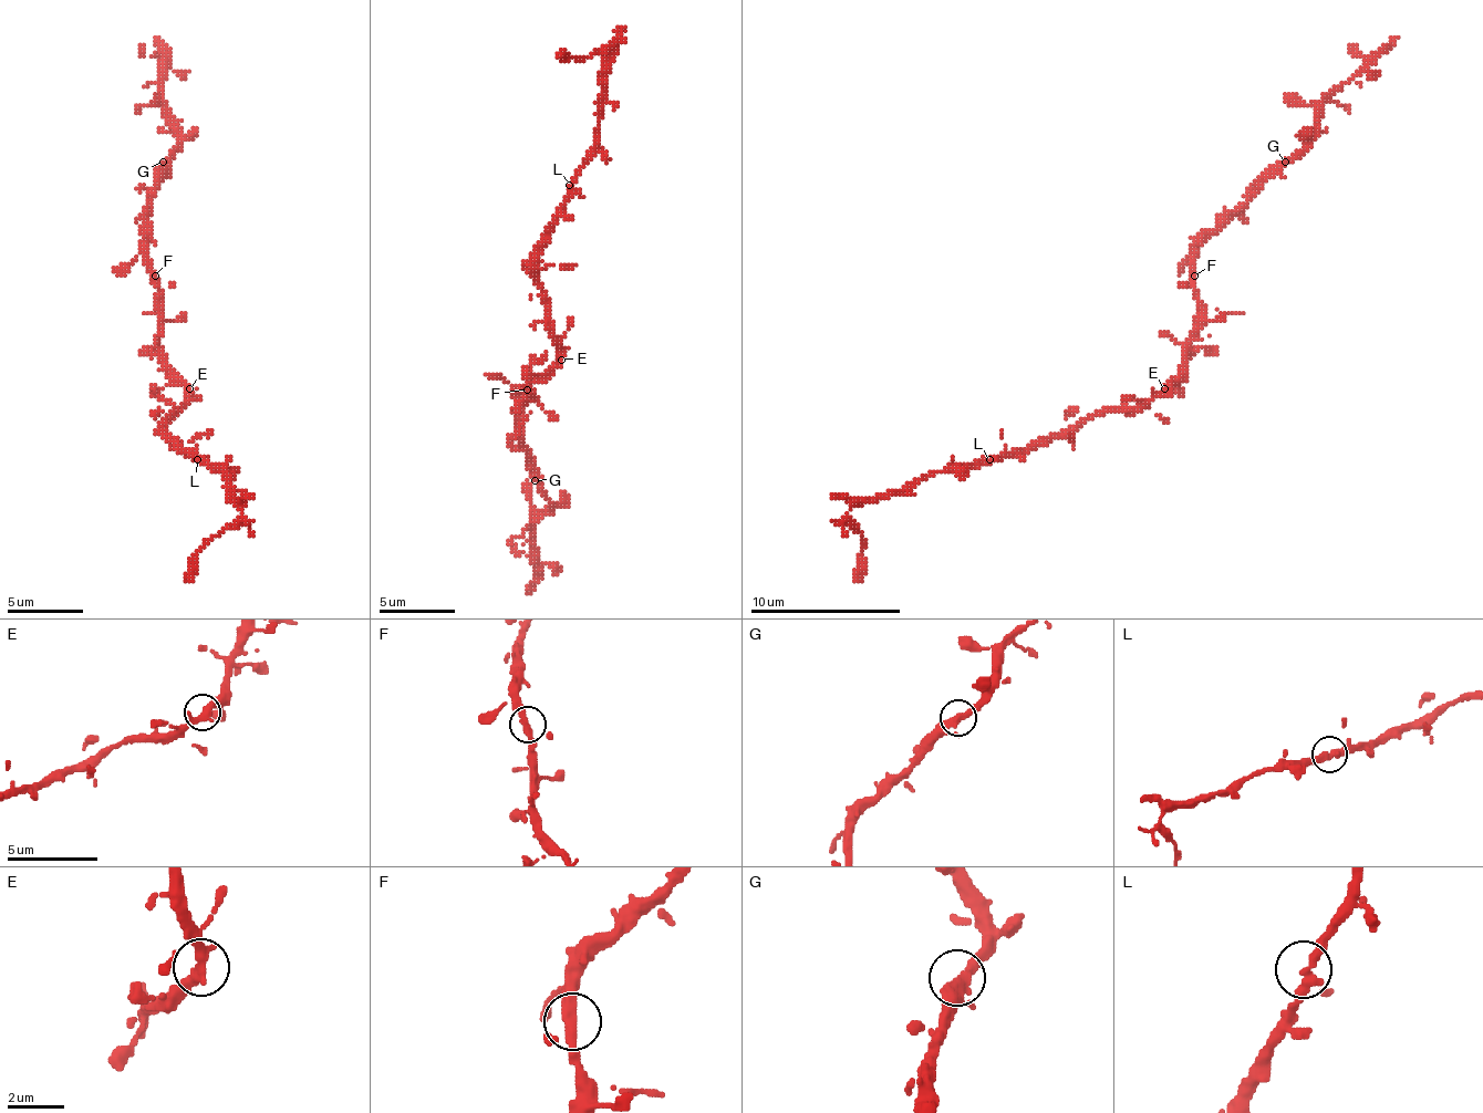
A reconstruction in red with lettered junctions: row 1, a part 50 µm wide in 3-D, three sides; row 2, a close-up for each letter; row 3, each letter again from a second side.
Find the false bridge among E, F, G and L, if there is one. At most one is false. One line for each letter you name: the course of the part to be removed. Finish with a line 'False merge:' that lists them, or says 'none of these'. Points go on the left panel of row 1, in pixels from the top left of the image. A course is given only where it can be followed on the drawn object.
False merge: none of these

